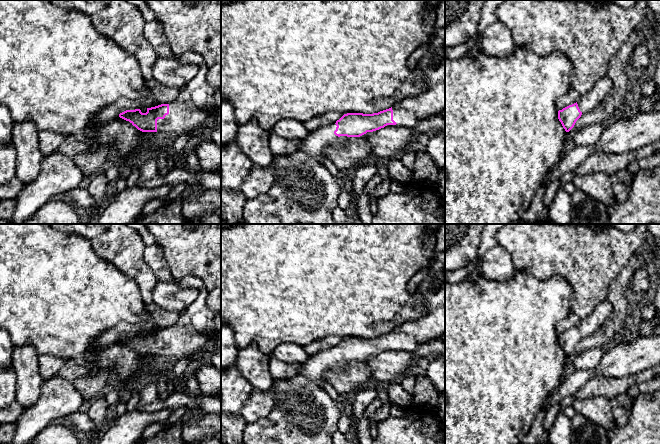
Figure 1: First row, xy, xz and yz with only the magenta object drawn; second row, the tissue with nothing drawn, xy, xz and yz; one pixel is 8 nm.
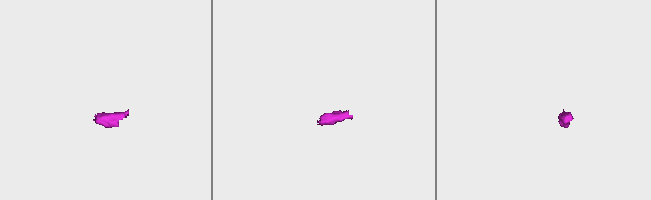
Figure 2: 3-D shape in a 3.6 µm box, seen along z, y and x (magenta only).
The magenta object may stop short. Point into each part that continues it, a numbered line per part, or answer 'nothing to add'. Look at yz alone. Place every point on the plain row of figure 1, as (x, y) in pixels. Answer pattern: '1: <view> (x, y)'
1: yz (589, 325)

